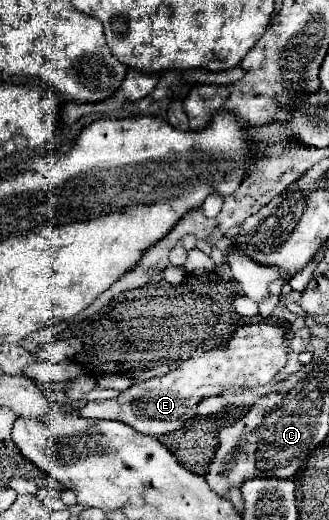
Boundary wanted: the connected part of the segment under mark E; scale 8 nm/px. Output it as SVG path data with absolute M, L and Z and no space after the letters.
M272 324L240 326L226 346L194 356L166 376L138 382L124 390L118 398L86 402L86 406L78 408L78 414L82 418L120 420L140 434L158 438L162 434L178 430L186 420L190 420L196 412L196 404L204 400L204 394L218 394L220 388L228 386L244 388L270 382L278 374L278 370L286 366L286 356L288 346L284 328L274 328Z

